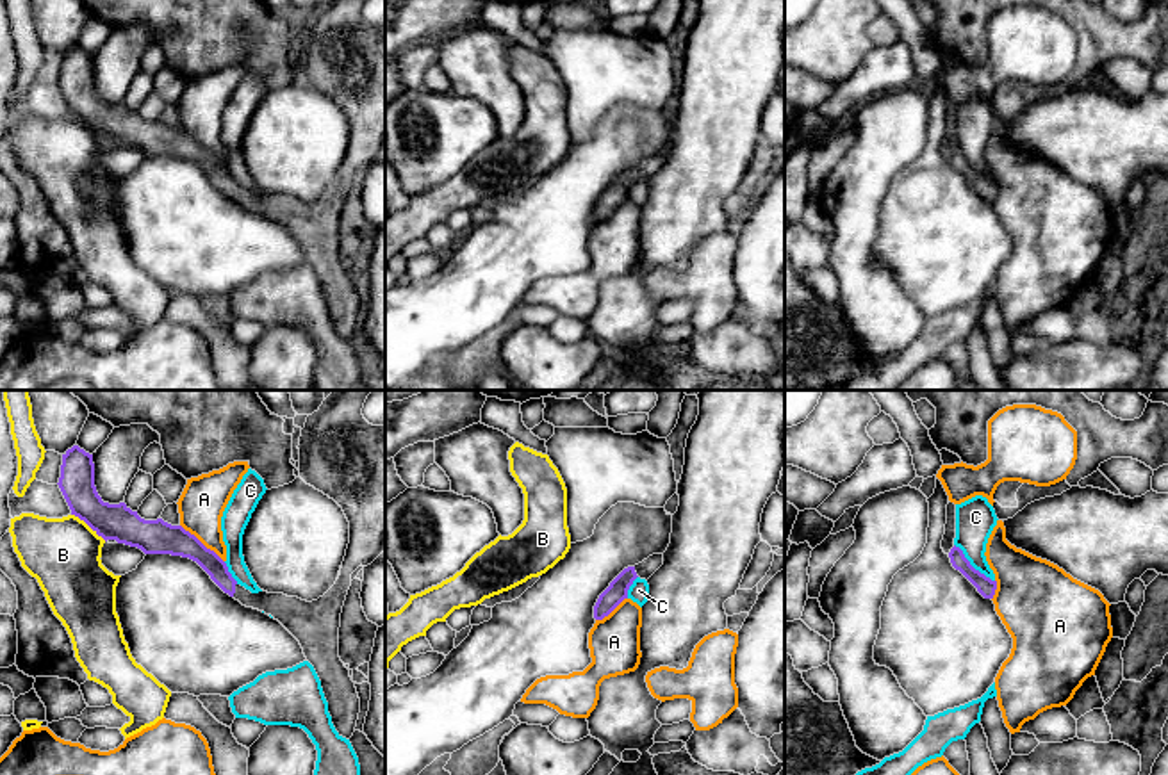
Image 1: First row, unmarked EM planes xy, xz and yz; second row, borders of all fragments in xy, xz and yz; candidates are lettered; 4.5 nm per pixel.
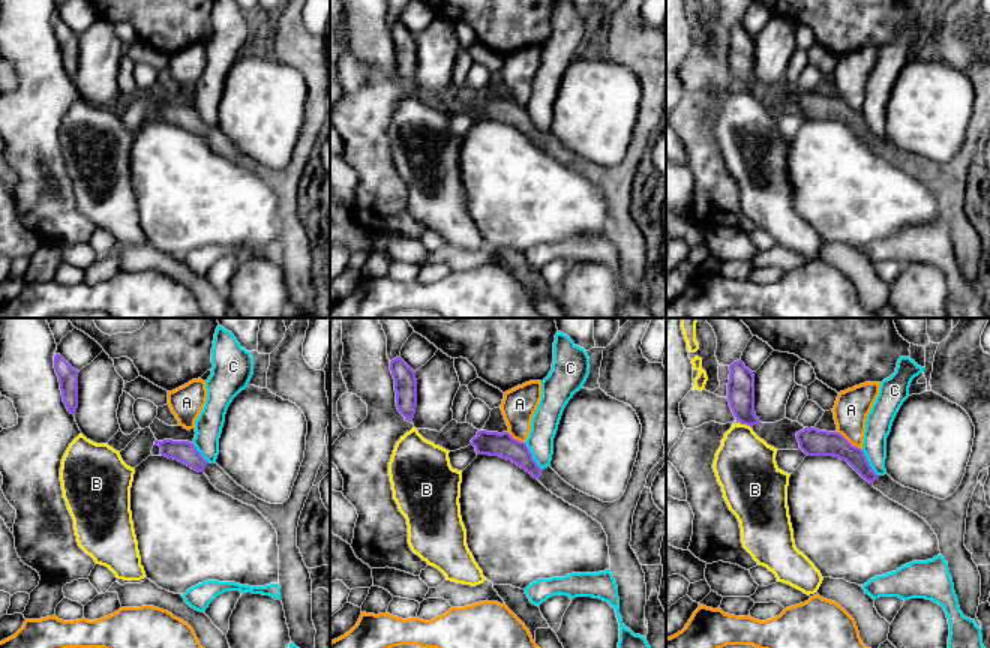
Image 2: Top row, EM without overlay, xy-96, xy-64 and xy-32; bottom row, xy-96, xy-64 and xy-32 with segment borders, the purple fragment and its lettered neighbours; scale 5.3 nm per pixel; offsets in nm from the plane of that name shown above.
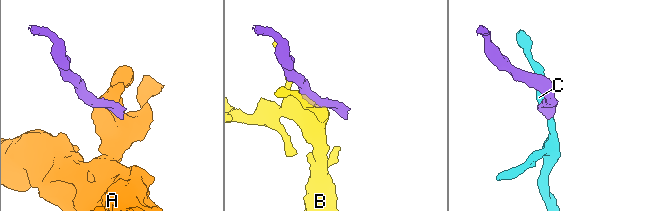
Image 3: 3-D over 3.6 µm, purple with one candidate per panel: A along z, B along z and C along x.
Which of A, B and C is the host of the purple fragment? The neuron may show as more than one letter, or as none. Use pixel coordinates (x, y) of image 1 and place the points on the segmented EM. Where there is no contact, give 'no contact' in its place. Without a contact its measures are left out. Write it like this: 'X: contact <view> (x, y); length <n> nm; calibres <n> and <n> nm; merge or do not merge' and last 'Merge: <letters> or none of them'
A: contact xy (200, 542); length 260 nm; calibres 160 and 200 nm; do not merge
B: contact xy (90, 526); length 200 nm; calibres 160 and 320 nm; do not merge
C: contact yz (970, 565); length 260 nm; calibres 80 and 180 nm; do not merge
Merge: none of them

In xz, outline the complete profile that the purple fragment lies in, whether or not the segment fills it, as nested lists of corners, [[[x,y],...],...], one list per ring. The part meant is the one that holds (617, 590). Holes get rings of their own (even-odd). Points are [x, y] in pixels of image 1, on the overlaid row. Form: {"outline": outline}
{"outline": [[[653,554],[635,567],[624,568],[610,586],[599,595],[594,606],[594,618],[603,620],[608,616],[624,599],[637,577],[649,579],[663,565],[663,554]]]}

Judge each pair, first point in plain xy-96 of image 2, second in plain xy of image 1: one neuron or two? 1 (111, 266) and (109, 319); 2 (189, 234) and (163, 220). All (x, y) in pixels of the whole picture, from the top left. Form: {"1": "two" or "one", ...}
{"1": "two", "2": "one"}

